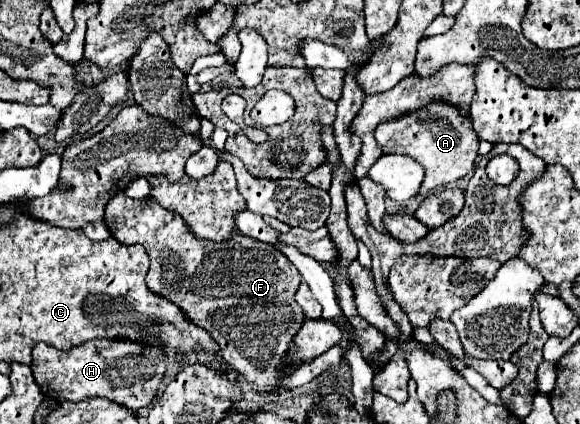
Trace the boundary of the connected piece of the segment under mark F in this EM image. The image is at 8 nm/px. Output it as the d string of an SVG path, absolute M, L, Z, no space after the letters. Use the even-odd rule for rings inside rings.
M117 193L107 203L105 225L119 243L139 243L147 249L151 259L147 287L175 303L197 327L203 327L219 345L225 363L237 369L257 393L275 393L277 381L301 365L283 363L291 339L305 321L303 309L295 303L301 275L275 247L241 233L225 243L199 241L177 213L167 211L151 197L131 199L125 193ZM211 259L213 267L203 267Z

